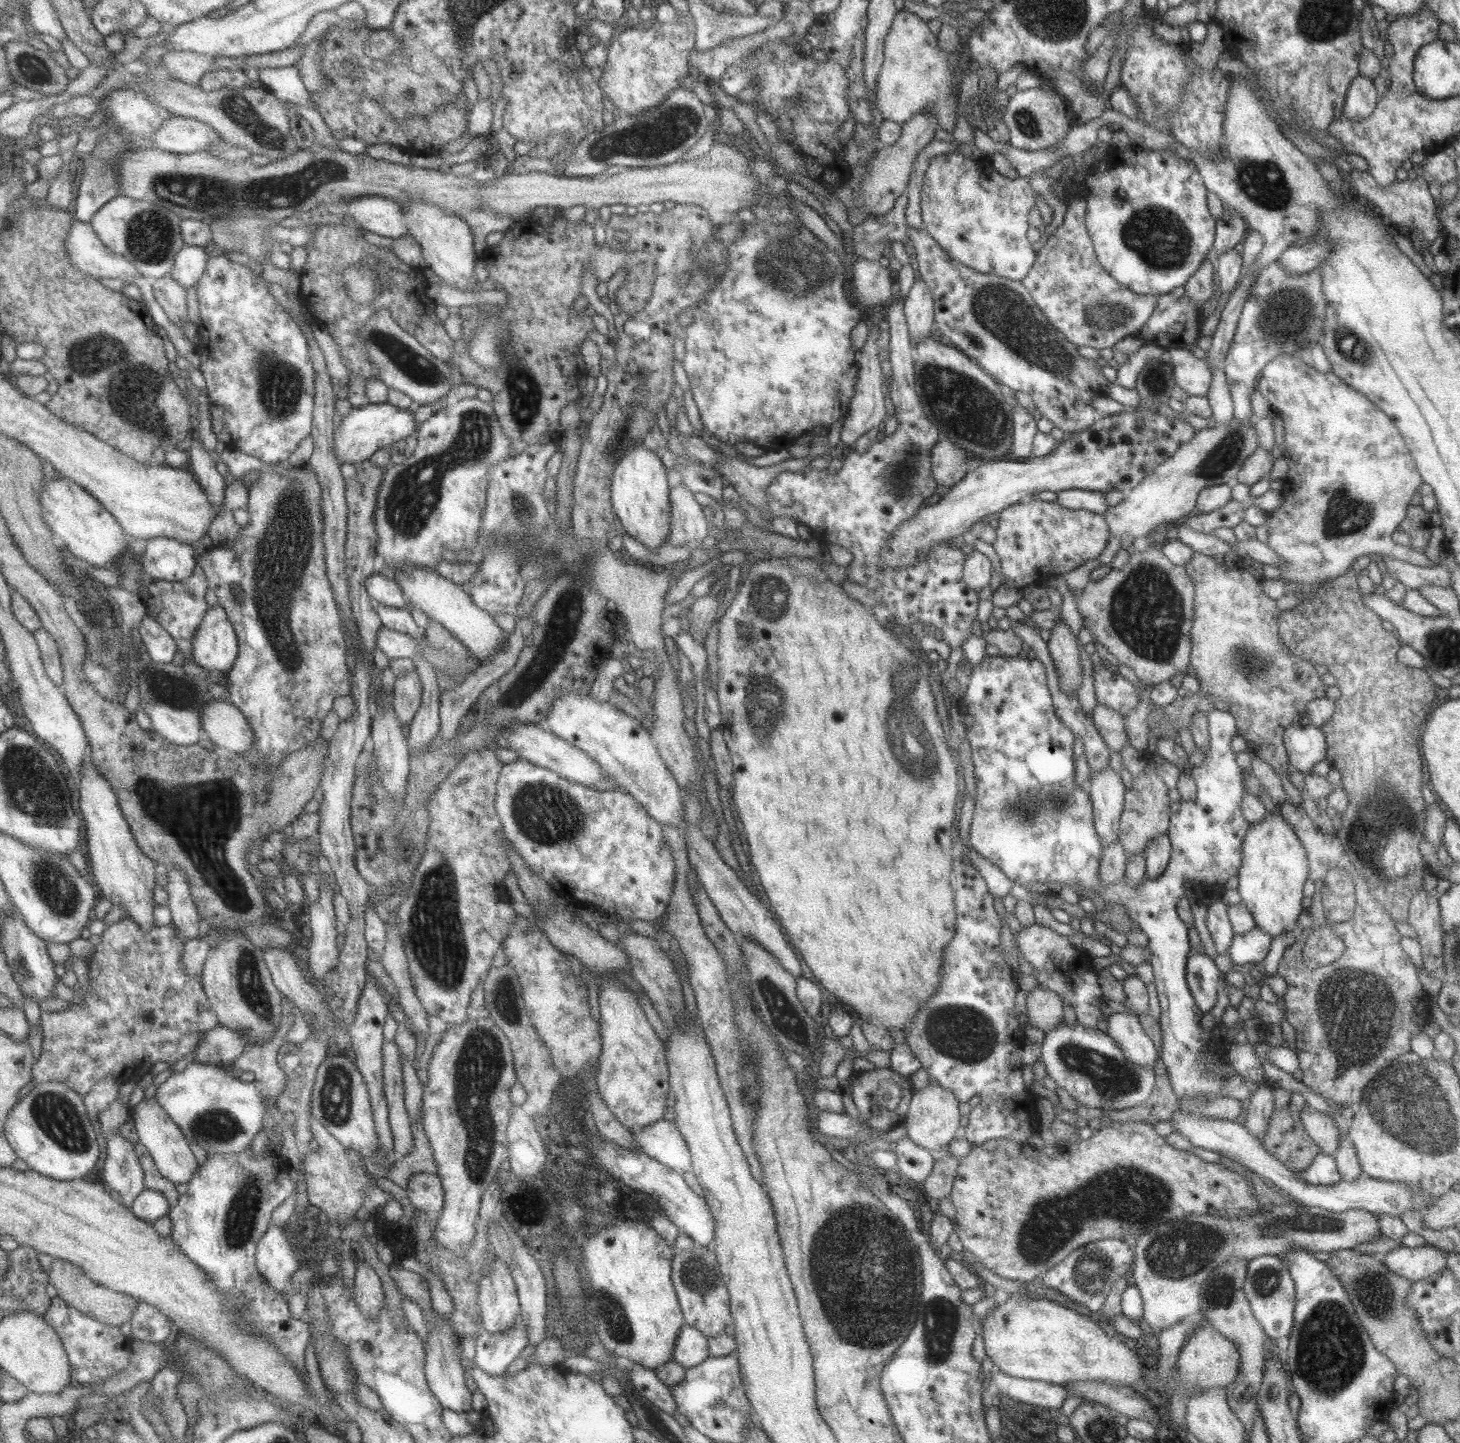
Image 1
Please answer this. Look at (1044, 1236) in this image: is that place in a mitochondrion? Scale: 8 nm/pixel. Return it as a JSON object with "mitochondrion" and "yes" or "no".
{"mitochondrion":"yes"}

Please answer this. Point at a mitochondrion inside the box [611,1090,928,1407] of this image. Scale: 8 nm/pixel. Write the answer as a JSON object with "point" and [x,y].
{"point":[863,1266]}

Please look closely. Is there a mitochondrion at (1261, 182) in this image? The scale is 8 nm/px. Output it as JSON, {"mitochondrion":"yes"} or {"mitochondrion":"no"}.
{"mitochondrion":"yes"}

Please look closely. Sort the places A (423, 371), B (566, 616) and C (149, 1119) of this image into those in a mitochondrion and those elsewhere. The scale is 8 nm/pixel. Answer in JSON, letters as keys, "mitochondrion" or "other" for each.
{"A":"mitochondrion","B":"mitochondrion","C":"other"}

